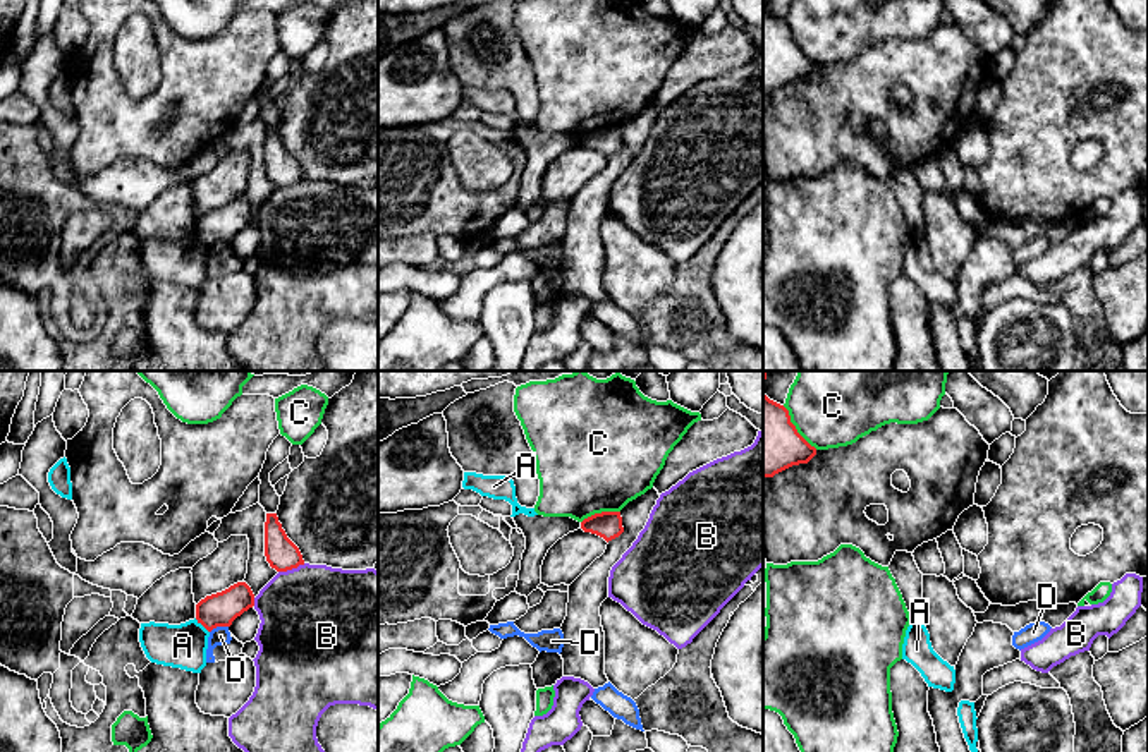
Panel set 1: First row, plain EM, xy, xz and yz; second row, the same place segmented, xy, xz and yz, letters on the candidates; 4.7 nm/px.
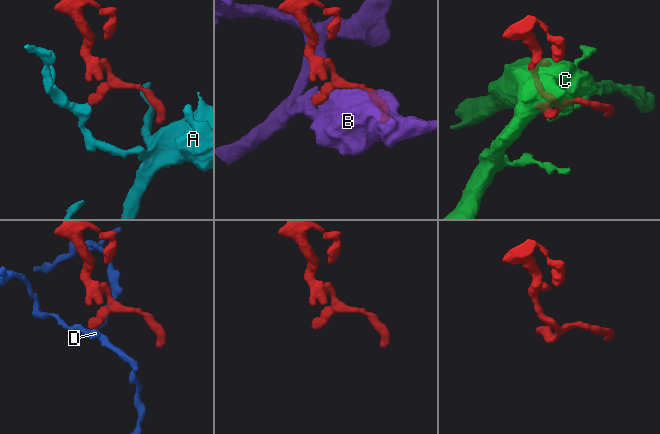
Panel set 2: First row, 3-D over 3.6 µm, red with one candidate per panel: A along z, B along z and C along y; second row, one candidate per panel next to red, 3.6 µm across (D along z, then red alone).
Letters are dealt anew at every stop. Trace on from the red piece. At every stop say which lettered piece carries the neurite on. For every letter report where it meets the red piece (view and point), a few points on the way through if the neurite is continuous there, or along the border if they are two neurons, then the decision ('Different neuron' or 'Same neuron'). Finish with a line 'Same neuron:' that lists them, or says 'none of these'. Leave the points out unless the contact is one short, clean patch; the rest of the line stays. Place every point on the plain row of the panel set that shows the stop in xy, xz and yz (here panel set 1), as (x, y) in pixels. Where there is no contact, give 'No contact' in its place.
A: Touches red at xy (201, 239). Boundary: xy (195, 234), (208, 248). Different neuron
B: Touches red at xy (291, 184). Different neuron
C: Touches red at yz (794, 43). Different neuron
D: Touches red at xy (219, 241). Boundary: xy (227, 241), (217, 241), (210, 248). Different neuron
Same neuron: none of these

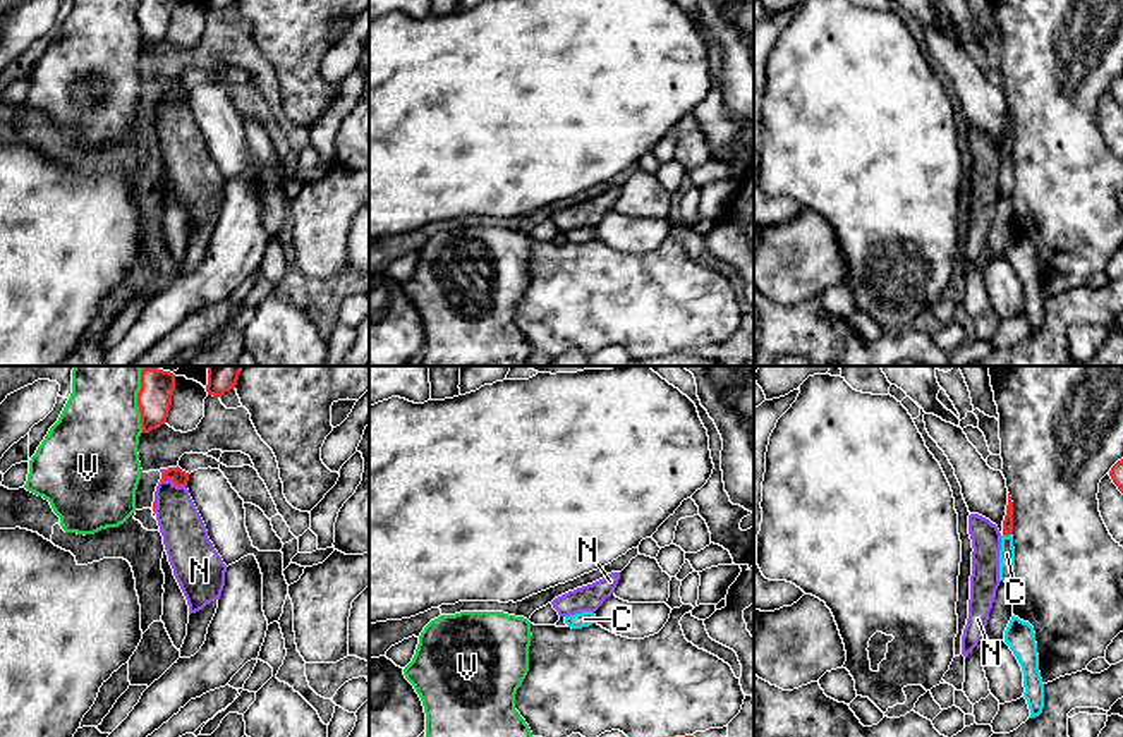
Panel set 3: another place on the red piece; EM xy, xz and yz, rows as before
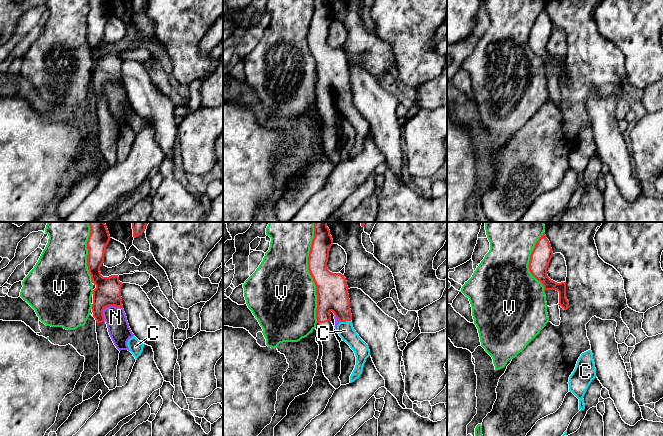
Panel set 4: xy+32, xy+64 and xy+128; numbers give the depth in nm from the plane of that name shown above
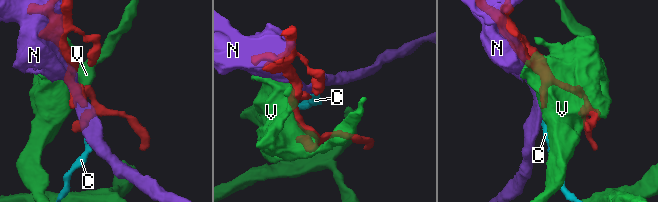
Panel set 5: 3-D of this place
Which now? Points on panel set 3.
C: Touches red at yz (1007, 150). Path across: yz (1008, 134), (1007, 150), (1007, 169). Same neuron
N: Touches red at xy (174, 98). Different neuron
V: Touches red at xy (139, 24). Different neuron
Same neuron: C

